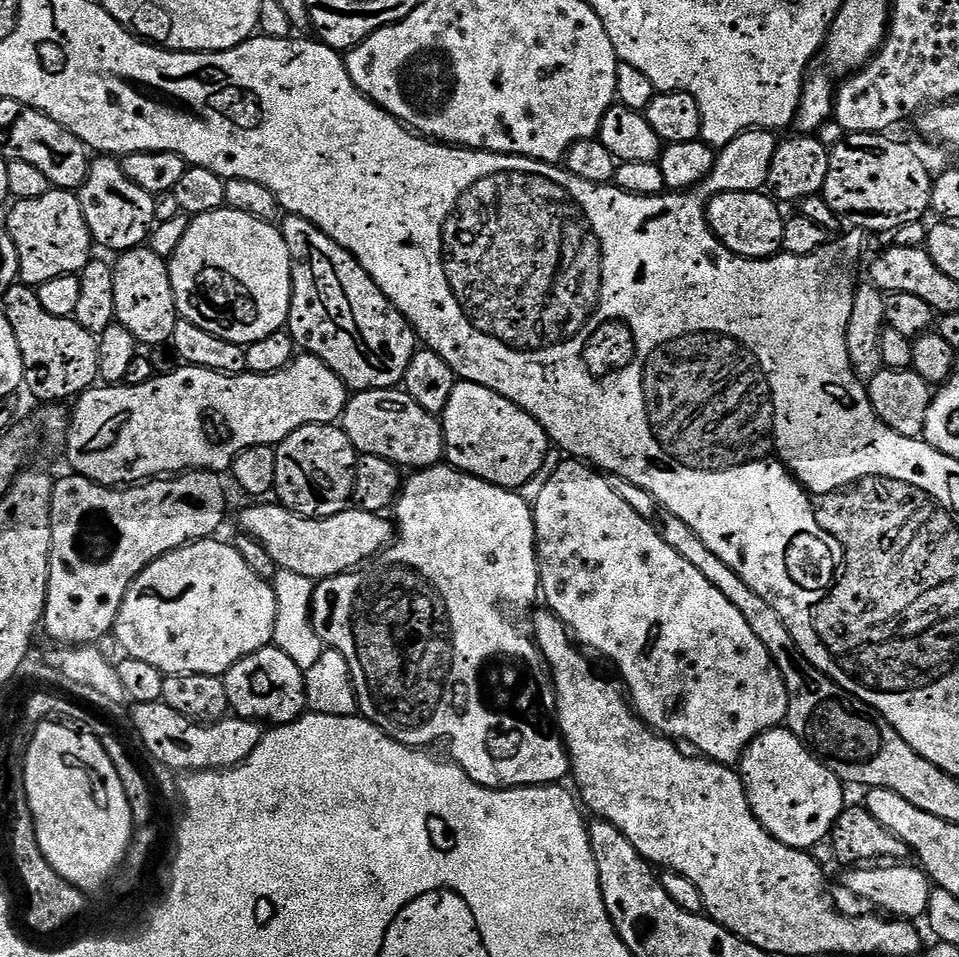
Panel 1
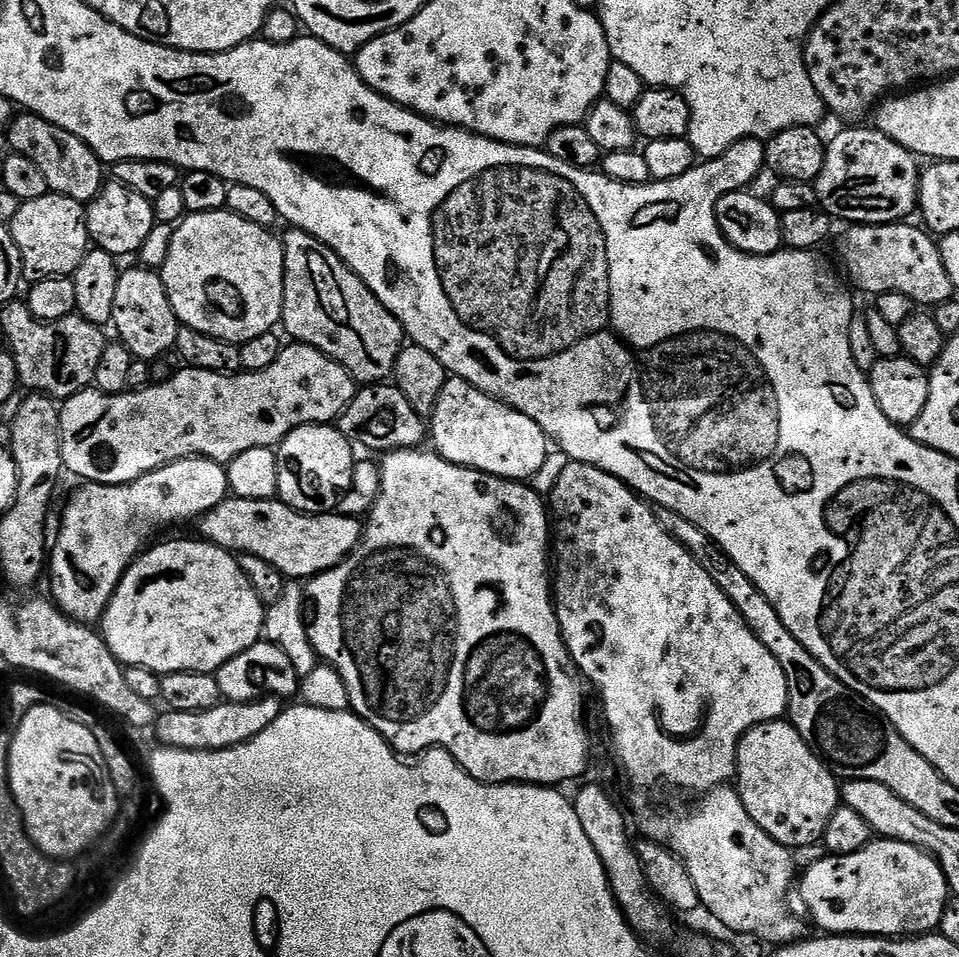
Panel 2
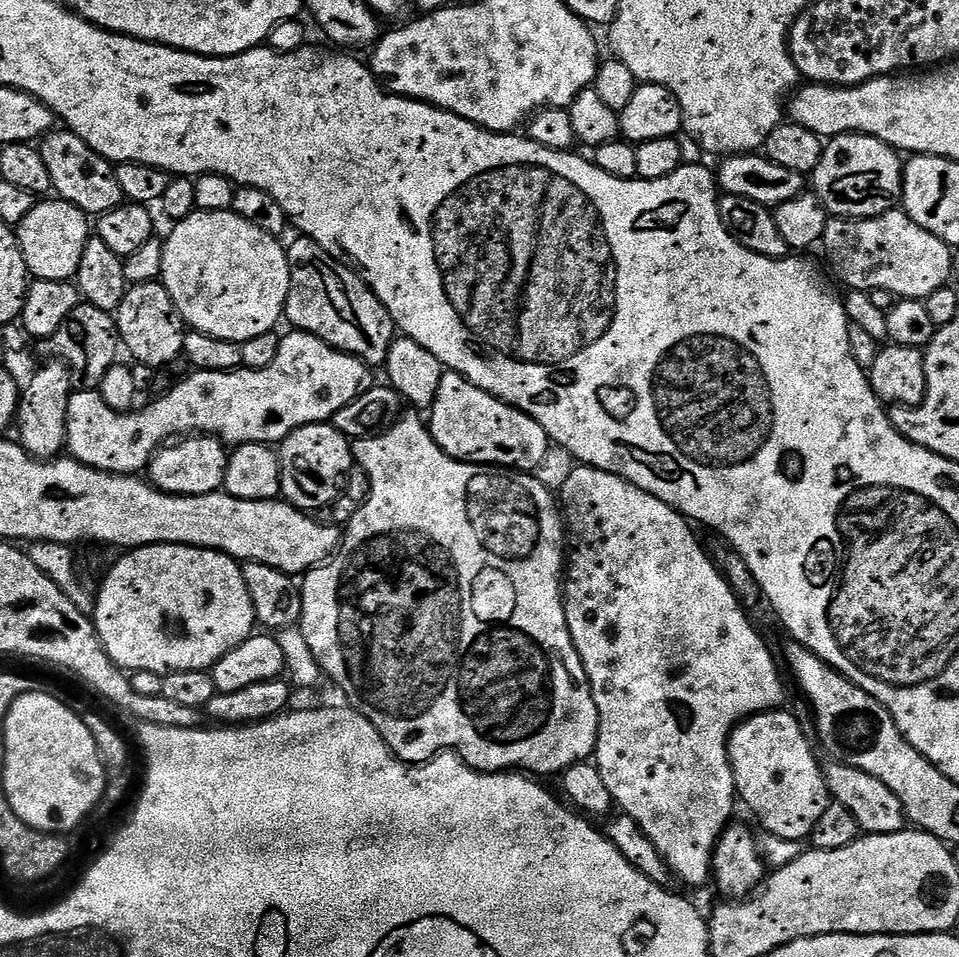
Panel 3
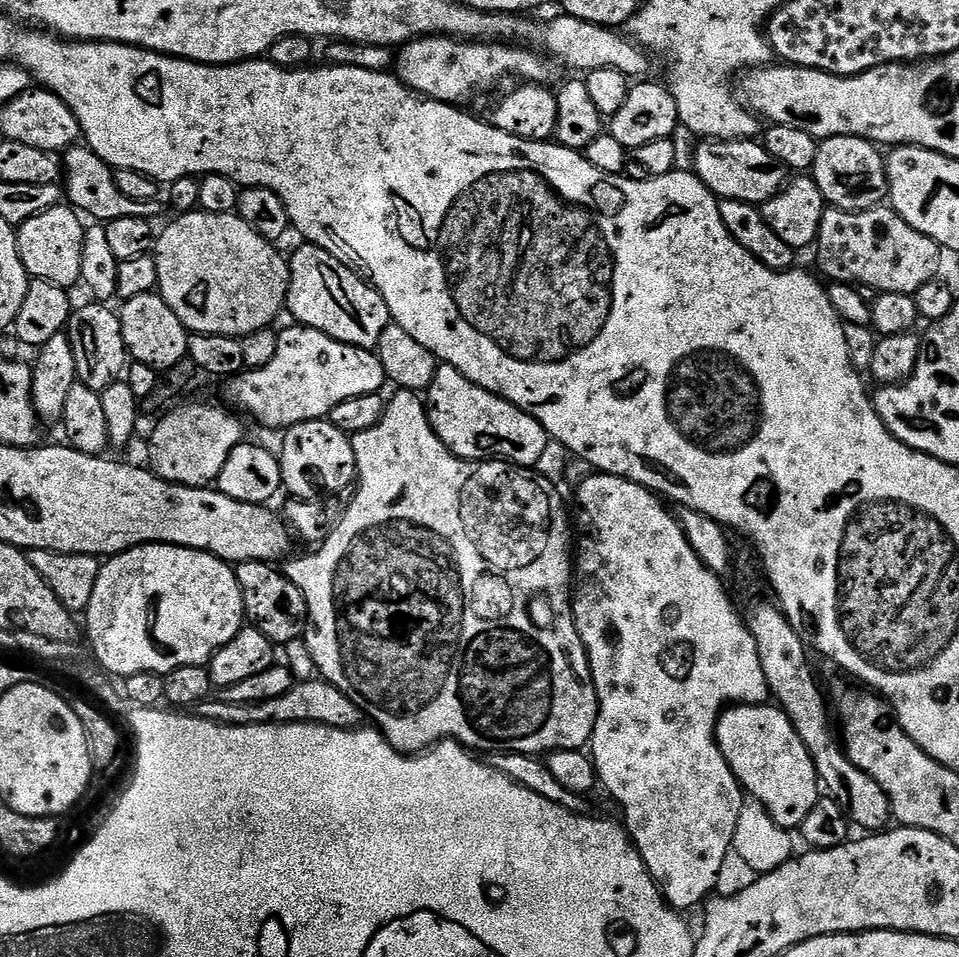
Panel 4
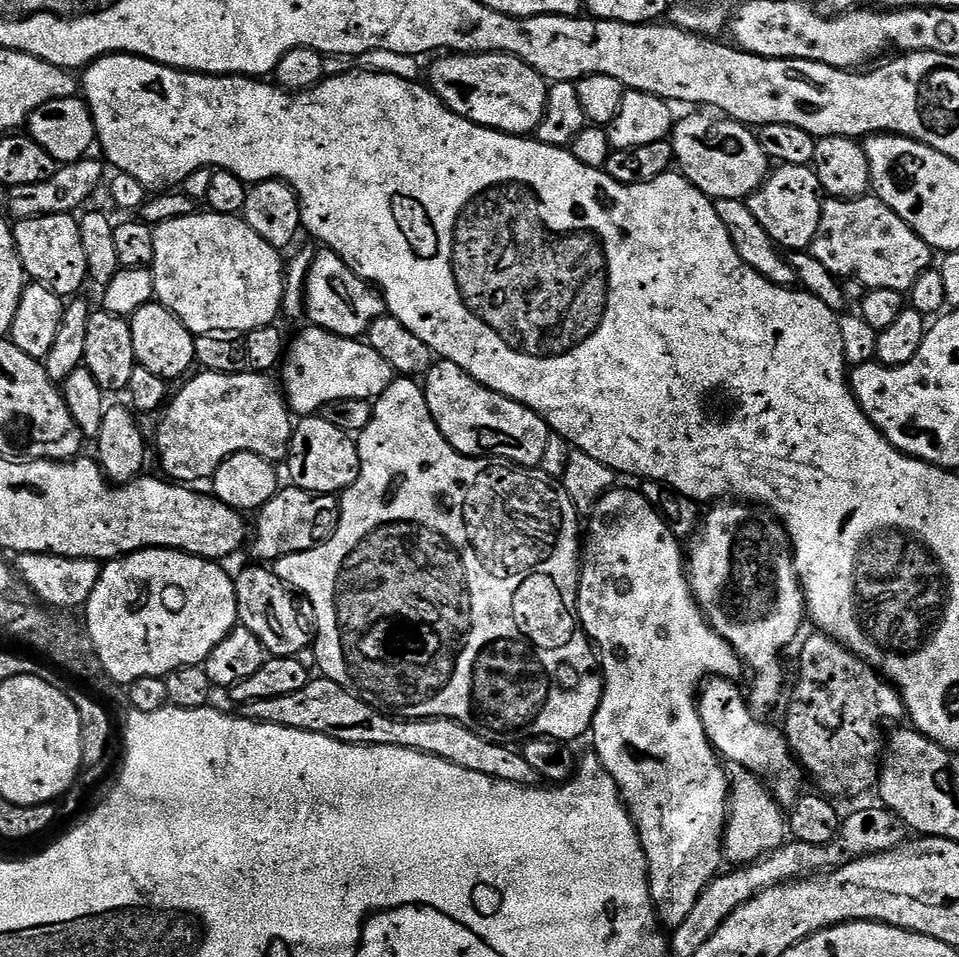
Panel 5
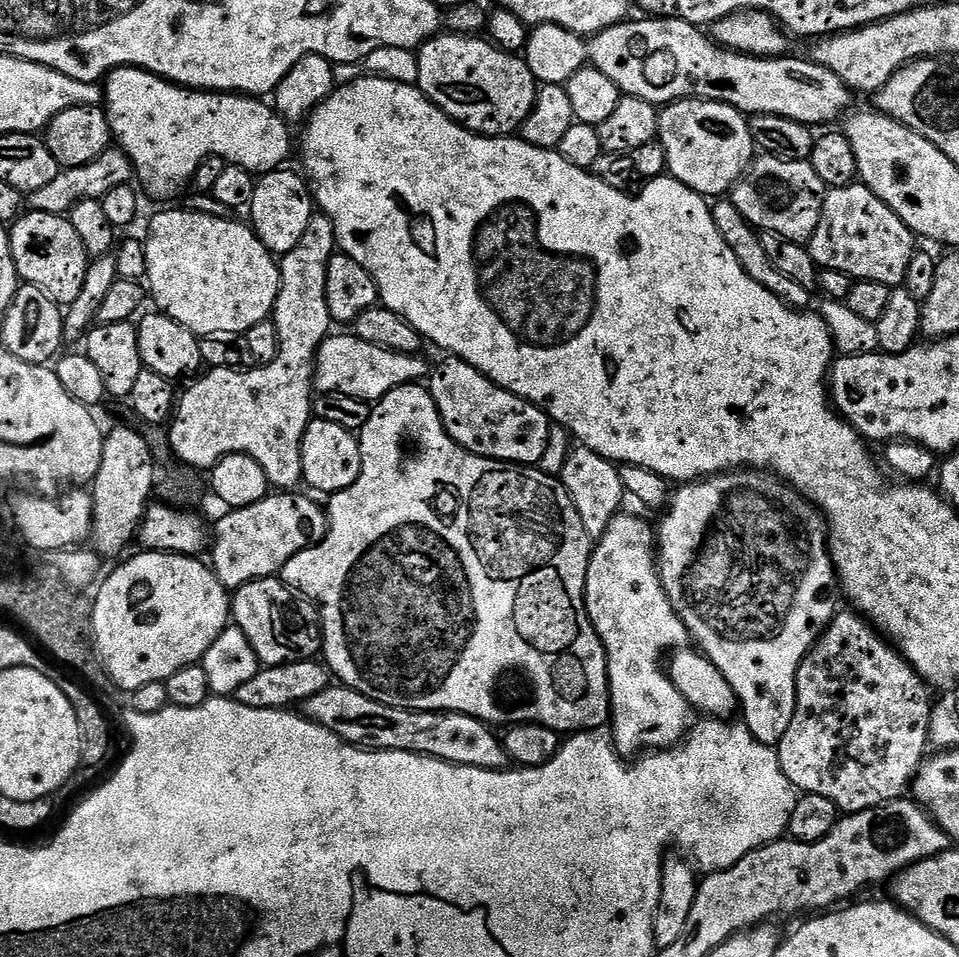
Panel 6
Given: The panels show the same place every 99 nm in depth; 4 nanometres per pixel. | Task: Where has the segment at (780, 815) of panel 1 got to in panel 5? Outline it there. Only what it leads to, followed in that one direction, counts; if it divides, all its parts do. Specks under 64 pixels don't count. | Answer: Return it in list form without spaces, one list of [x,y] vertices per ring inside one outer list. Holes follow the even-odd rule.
[[[709,678],[704,681],[699,693],[698,703],[702,726],[708,741],[729,765],[744,768],[759,778],[770,789],[781,806],[791,806],[800,799],[800,776],[802,769],[797,762],[783,731],[767,719],[752,711],[749,701],[740,693],[739,683]]]

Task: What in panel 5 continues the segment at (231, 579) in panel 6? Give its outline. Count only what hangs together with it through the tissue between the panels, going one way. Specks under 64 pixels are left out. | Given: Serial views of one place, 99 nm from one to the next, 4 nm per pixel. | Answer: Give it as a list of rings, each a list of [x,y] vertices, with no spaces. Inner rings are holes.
[[[295,486],[281,487],[270,502],[263,504],[255,513],[256,537],[251,537],[250,548],[260,562],[275,562],[284,556],[305,552],[325,544],[338,530],[340,502],[335,495],[317,496]]]

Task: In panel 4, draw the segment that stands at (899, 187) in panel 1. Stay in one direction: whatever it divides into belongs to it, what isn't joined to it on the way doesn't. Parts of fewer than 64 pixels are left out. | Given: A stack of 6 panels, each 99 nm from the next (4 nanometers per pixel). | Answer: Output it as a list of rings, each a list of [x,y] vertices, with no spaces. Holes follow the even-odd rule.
[[[831,136],[829,140],[819,141],[819,145],[810,175],[818,190],[822,190],[825,205],[847,212],[865,212],[881,207],[888,200],[886,156],[872,141],[863,136]]]

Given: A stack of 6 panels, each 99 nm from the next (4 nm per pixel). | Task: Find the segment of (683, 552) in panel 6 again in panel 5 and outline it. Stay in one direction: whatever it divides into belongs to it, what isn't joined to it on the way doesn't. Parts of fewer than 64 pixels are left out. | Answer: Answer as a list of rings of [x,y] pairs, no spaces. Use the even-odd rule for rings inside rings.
[[[720,502],[715,506],[709,507],[706,515],[703,517],[702,523],[691,541],[690,555],[686,560],[686,571],[688,574],[688,585],[692,587],[692,594],[696,597],[696,602],[699,604],[704,616],[708,619],[713,630],[722,638],[726,638],[726,642],[736,651],[740,658],[740,663],[744,665],[745,669],[752,672],[752,696],[750,692],[750,707],[757,716],[761,718],[771,717],[771,712],[779,706],[783,705],[786,700],[786,692],[784,696],[784,668],[780,665],[780,651],[795,638],[800,632],[800,627],[806,624],[806,609],[804,606],[804,592],[800,589],[800,576],[796,573],[796,566],[794,563],[794,553],[792,551],[792,539],[788,536],[788,531],[784,529],[784,525],[779,522],[771,522],[772,524],[763,524],[754,513],[753,509],[744,502]]]

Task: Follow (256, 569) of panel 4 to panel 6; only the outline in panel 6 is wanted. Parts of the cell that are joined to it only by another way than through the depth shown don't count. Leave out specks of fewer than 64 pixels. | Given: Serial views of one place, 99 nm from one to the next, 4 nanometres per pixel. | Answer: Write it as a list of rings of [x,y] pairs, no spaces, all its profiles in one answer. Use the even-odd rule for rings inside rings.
[[[283,579],[255,580],[235,589],[230,596],[230,616],[235,627],[250,638],[250,646],[254,646],[261,665],[273,668],[321,655],[324,633],[320,613],[308,597],[297,594]]]

